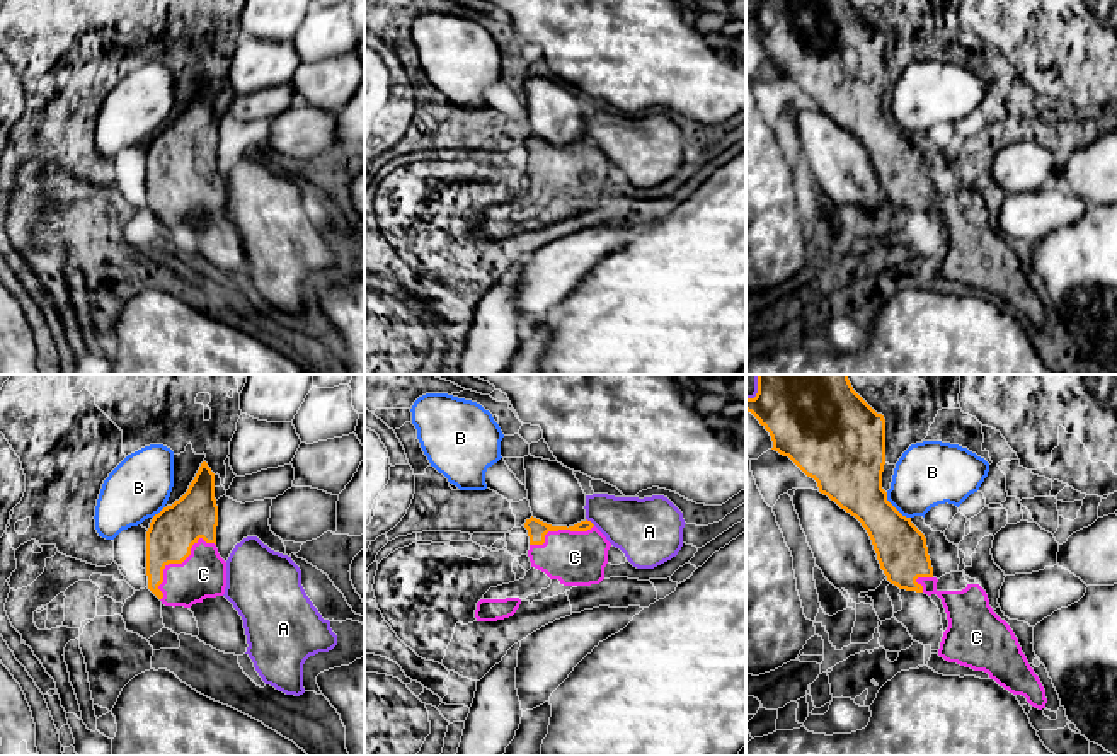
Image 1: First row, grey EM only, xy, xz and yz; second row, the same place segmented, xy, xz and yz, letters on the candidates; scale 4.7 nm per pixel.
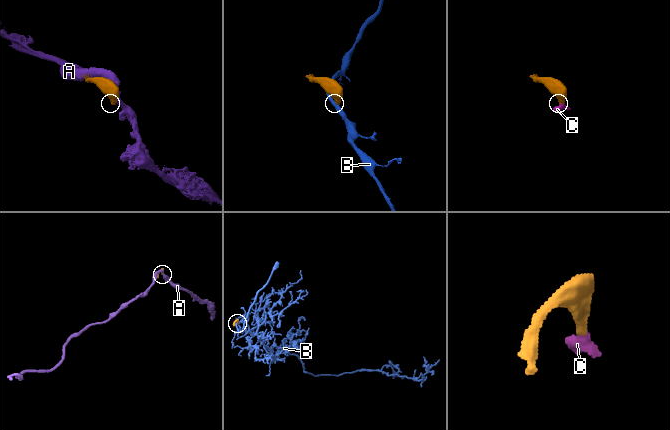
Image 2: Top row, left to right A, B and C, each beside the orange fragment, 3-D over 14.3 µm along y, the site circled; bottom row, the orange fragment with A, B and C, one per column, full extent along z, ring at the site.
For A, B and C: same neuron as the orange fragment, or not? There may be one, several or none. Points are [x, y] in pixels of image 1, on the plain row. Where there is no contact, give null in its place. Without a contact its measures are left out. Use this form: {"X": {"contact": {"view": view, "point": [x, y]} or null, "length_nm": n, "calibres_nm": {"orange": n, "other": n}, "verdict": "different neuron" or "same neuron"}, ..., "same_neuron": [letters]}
{"A": {"contact": {"view": "xz", "point": [590, 140]}, "length_nm": 60, "calibres_nm": {"orange": 80, "other": 280}, "verdict": "different neuron"}, "B": {"contact": {"view": "yz", "point": [894, 126]}, "length_nm": 170, "calibres_nm": {"orange": 280, "other": 300}, "verdict": "different neuron"}, "C": {"contact": {"view": "xy", "point": [176, 181]}, "length_nm": 380, "calibres_nm": {"orange": 220, "other": 220}, "verdict": "same neuron"}, "same_neuron": ["C"]}

